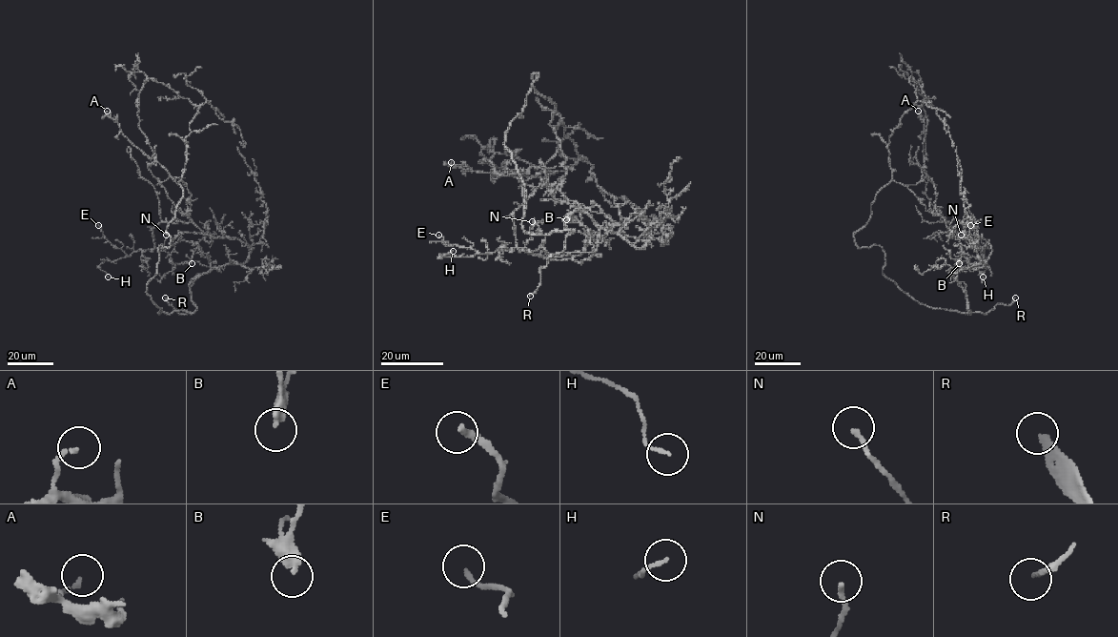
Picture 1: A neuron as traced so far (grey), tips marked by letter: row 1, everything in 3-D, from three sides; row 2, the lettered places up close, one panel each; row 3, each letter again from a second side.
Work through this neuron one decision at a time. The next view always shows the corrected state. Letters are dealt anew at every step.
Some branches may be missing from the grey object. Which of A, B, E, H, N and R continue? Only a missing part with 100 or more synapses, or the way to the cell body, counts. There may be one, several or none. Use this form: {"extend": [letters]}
{"extend": ["R"]}

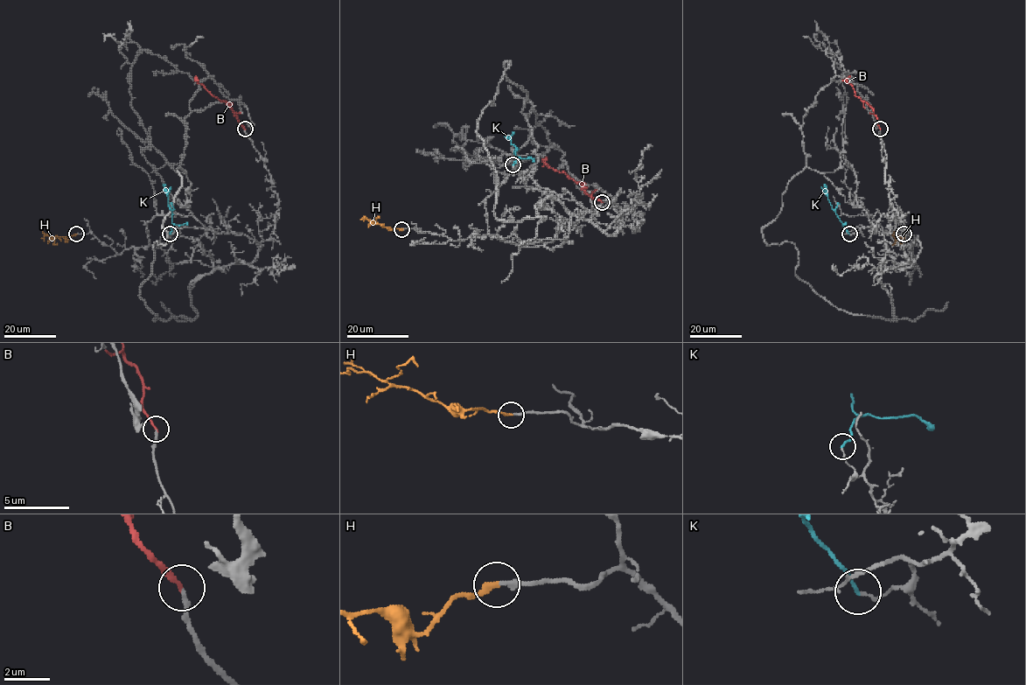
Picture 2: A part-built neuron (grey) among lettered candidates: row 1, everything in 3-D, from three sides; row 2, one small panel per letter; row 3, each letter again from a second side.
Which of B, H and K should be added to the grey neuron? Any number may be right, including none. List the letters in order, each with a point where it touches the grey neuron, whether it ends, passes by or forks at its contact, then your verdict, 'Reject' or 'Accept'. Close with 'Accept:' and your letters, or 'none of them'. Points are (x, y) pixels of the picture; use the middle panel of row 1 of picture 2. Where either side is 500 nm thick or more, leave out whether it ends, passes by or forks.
B: Touches grey at (602, 202). It ends there. Accept
H: Touches grey at (401, 229). It ends there. Accept
K: Touches grey at (512, 164). It ends there. Reject
Accept: B, H

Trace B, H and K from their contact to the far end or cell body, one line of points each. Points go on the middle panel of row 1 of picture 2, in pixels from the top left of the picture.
B: (601, 201), (586, 193), (582, 185), (563, 172), (545, 163), (542, 166)
H: (401, 229), (382, 227), (363, 219)
K: (512, 165), (518, 158), (516, 148), (506, 136)

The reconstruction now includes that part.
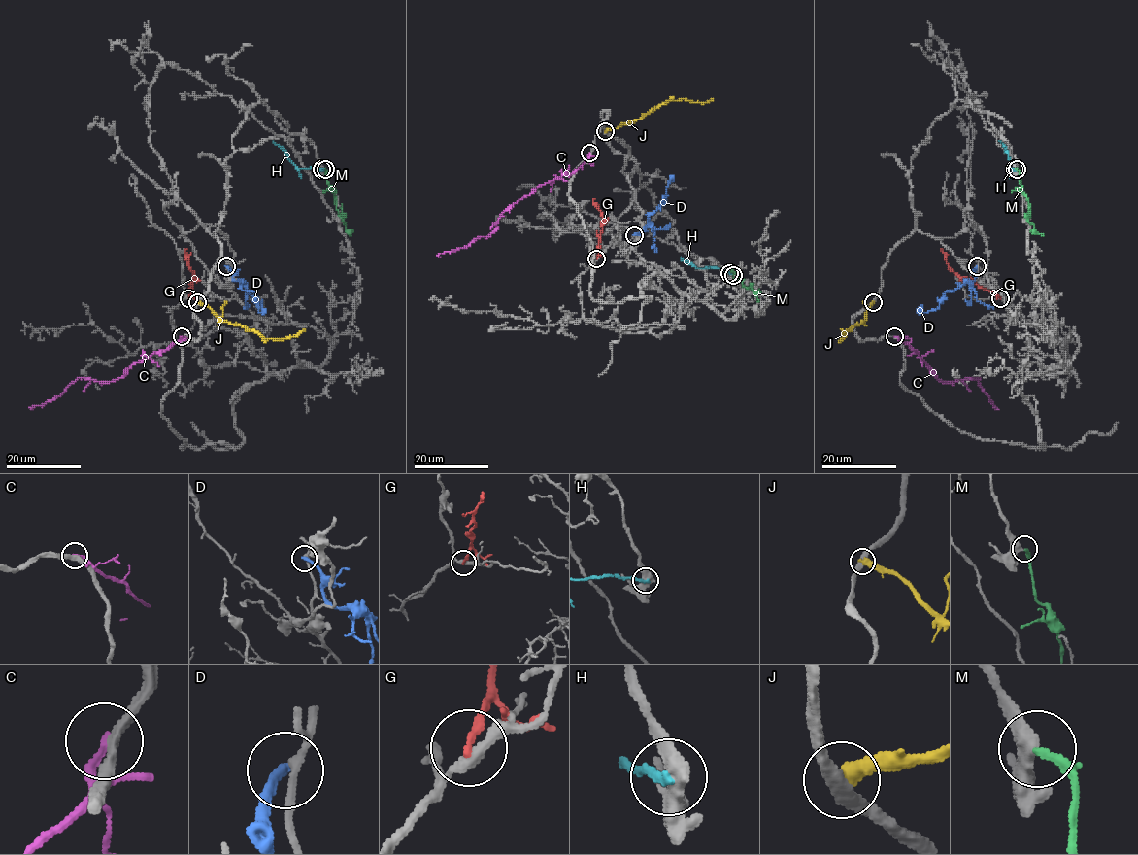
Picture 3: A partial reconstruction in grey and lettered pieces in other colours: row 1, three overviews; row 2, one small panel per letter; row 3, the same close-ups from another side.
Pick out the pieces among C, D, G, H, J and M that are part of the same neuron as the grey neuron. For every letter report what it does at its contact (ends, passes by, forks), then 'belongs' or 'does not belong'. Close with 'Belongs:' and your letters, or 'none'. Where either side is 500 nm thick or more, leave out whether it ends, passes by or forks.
C: it ends there; does not belong
D: it ends there; does not belong
G: it ends there; does not belong
H: does not belong
J: it ends there; does not belong
M: it ends there; belongs
Belongs: M

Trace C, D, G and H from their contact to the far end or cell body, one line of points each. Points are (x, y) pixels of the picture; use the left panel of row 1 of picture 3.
C: (182, 336), (166, 349), (134, 363), (121, 377), (110, 382), (79, 378), (58, 396), (33, 406), (33, 410)
D: (226, 266), (232, 278), (240, 282), (242, 290), (251, 291), (257, 310), (262, 313), (261, 305)
G: (188, 297), (194, 273), (189, 267), (186, 248)
H: (321, 169), (298, 169), (273, 140)

